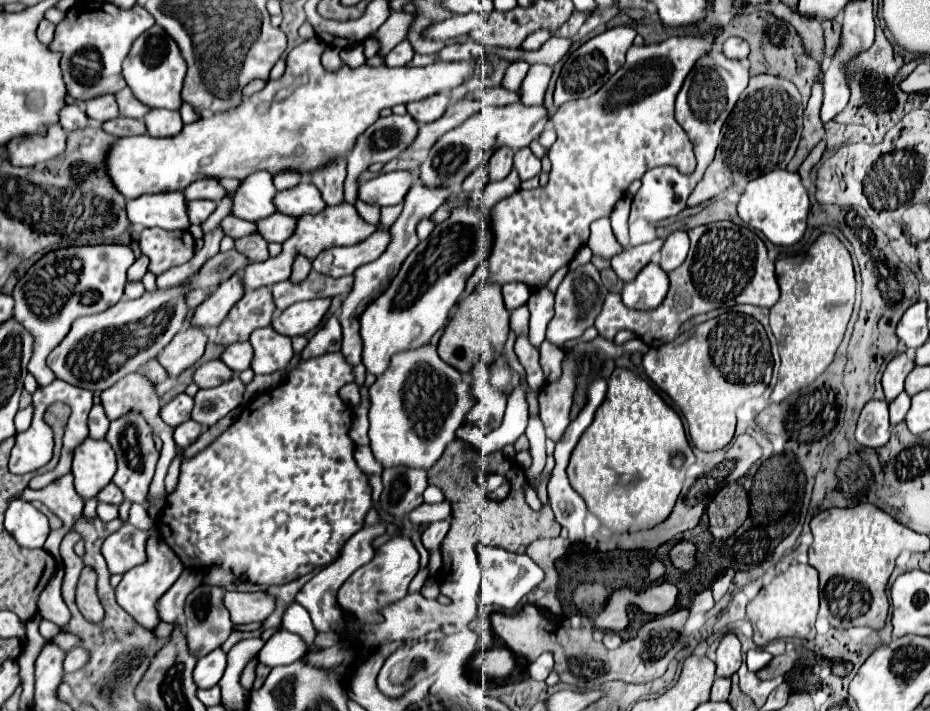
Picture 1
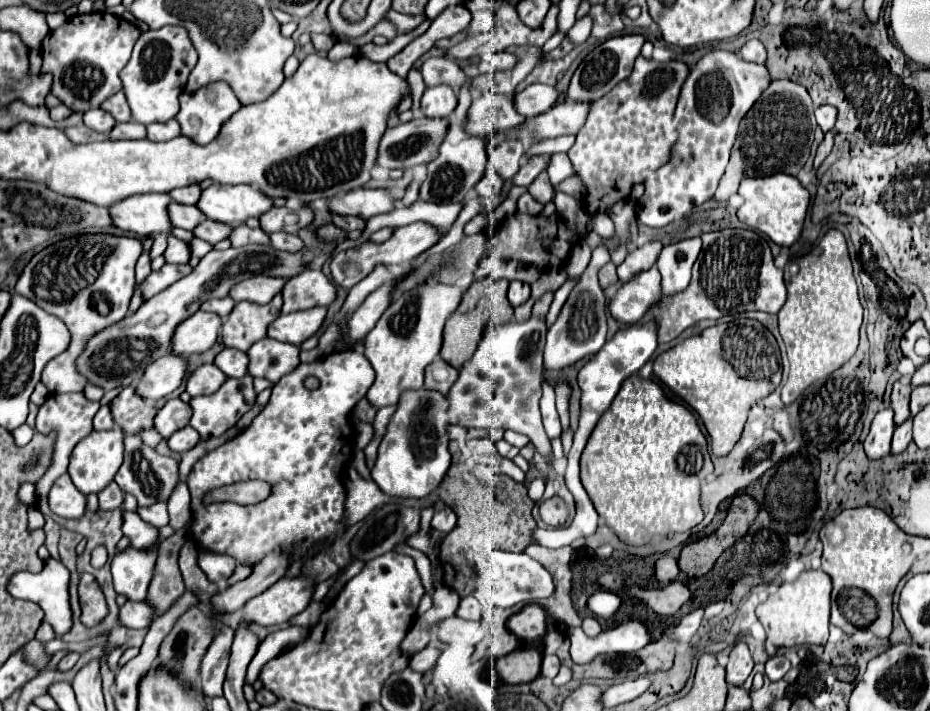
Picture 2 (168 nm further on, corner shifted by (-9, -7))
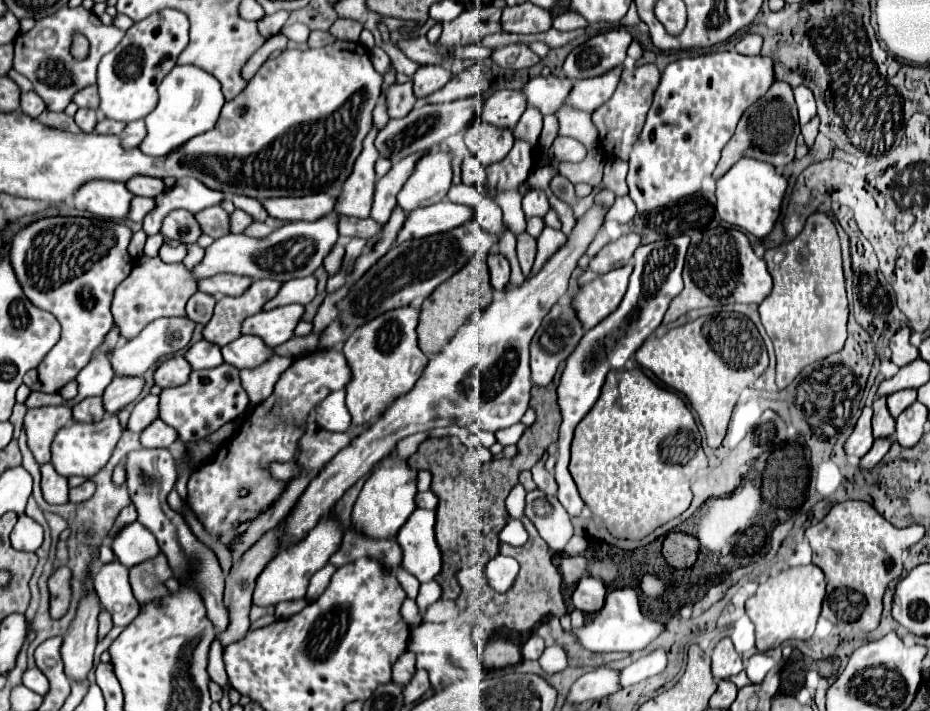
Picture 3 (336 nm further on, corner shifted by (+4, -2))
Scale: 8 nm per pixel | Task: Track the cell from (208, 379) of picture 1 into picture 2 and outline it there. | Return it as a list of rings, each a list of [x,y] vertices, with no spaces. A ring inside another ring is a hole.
[[[201,365],[197,371],[193,371],[189,375],[189,379],[187,379],[187,393],[191,397],[211,395],[211,393],[221,389],[225,379],[227,379],[227,375],[223,375],[223,371],[219,371],[219,367],[215,367],[215,365]]]

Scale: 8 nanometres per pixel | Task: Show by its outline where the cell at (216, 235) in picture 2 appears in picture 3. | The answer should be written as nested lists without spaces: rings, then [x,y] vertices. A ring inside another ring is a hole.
[[[174,210],[162,220],[160,234],[164,238],[170,238],[170,240],[176,240],[182,244],[194,244],[200,236],[200,230],[198,230],[198,224],[194,222],[190,212]]]

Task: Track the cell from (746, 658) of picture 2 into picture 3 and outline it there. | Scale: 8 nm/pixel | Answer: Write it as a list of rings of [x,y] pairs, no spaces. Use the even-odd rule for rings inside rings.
[[[722,638],[712,652],[712,676],[716,681],[720,681],[724,678],[730,678],[742,670],[744,670],[742,658],[734,650],[732,640]]]

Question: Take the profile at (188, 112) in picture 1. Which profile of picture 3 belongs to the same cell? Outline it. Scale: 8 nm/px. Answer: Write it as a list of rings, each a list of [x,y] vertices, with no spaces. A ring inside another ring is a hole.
[[[174,66],[158,84],[158,106],[144,118],[146,136],[138,148],[150,156],[166,156],[190,138],[214,128],[222,106],[224,96],[220,82],[212,74],[206,74],[196,66]]]

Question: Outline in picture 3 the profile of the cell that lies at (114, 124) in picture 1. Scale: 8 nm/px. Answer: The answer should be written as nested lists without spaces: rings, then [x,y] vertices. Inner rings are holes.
[[[102,118],[98,124],[96,124],[96,134],[120,134],[124,130],[124,122],[116,122],[116,120],[108,120],[108,118]]]

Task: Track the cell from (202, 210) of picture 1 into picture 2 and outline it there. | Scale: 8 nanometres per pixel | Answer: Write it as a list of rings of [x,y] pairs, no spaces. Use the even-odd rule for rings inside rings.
[[[173,203],[171,205],[171,221],[175,223],[175,227],[193,231],[201,221],[205,221],[205,215],[199,207],[195,205],[181,205],[181,203]]]

